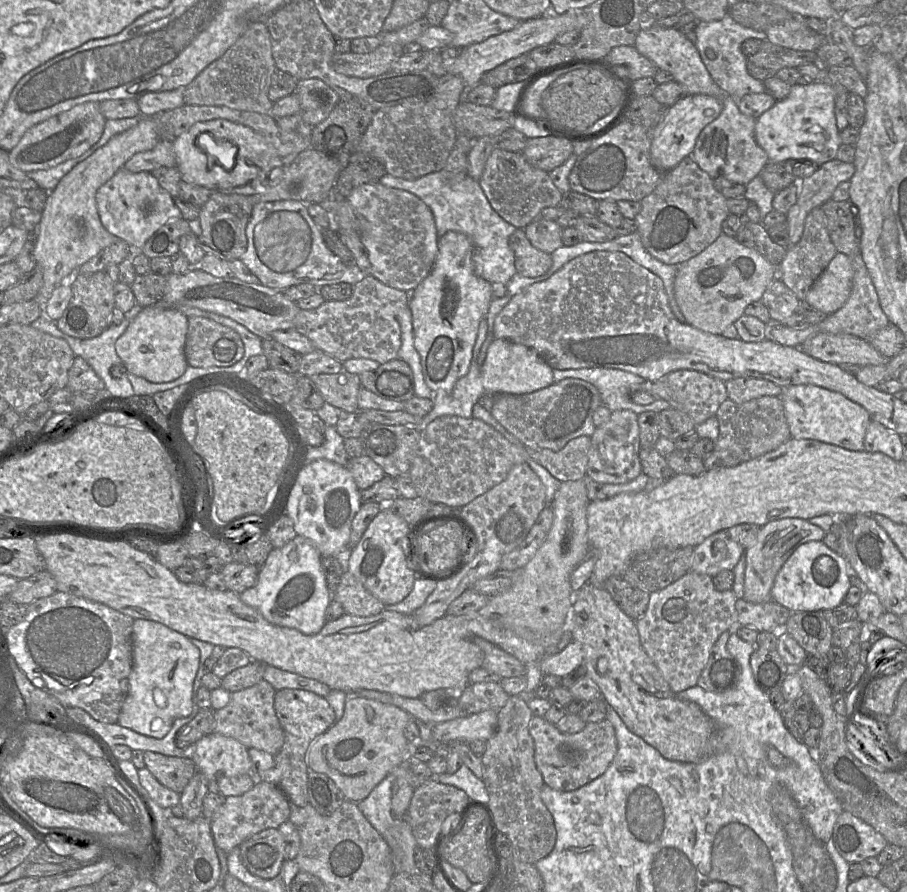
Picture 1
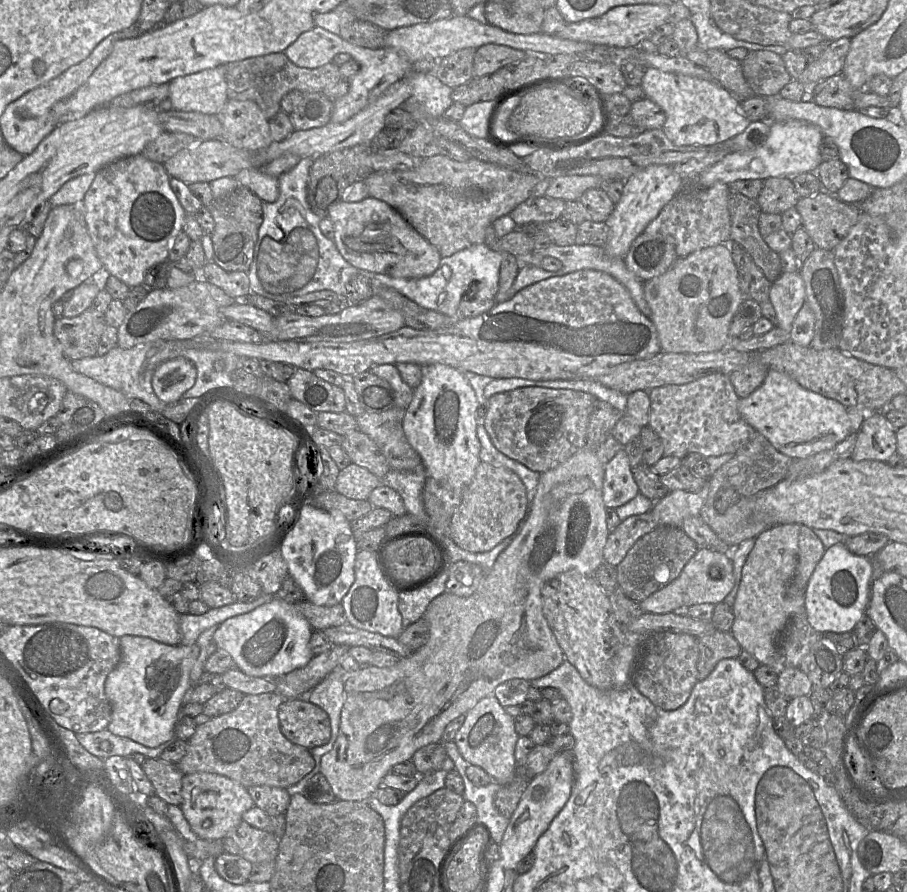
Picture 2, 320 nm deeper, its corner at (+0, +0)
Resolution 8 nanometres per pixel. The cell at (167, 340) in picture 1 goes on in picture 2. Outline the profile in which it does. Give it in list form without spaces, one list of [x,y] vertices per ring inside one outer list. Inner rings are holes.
[[[184,357],[161,363],[152,378],[155,395],[165,404],[173,403],[194,385],[197,371],[194,364]]]

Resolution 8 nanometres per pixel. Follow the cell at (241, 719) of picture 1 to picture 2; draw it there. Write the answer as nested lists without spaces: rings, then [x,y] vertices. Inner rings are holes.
[[[276,692],[244,695],[239,705],[232,711],[210,718],[197,726],[193,736],[187,740],[184,757],[177,763],[180,771],[186,774],[208,772],[226,776],[246,788],[252,786],[271,786],[288,788],[298,783],[315,766],[310,750],[288,740],[281,731],[278,707],[286,699]]]

